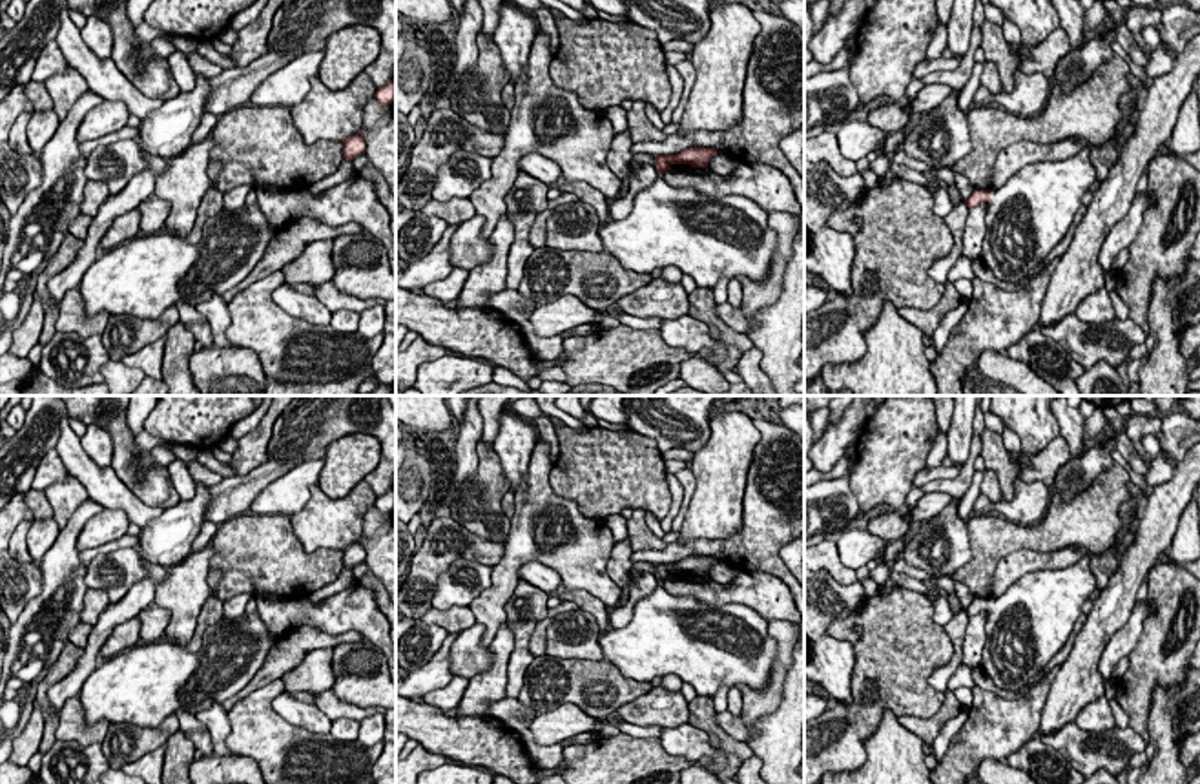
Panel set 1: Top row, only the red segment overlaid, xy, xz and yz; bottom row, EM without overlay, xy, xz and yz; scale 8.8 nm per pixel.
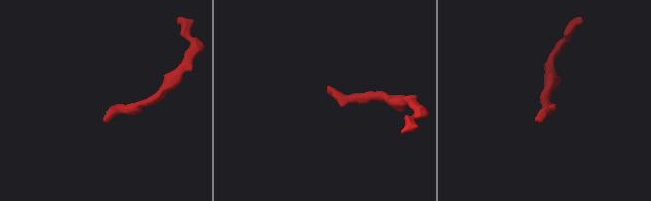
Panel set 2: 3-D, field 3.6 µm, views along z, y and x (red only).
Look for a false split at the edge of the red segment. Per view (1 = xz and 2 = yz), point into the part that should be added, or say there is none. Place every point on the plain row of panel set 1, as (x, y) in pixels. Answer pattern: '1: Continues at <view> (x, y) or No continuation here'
1: Continues at xz (704, 646)
2: Continues at yz (1025, 628)

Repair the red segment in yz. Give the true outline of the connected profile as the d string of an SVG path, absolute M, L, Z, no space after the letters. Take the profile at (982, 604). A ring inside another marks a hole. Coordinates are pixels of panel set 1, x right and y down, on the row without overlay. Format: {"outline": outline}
{"outline": "M1091 554L1063 569L1025 574L999 598L979 598L968 618L985 611L983 671L999 689L1018 693L1069 640L1081 605L1096 589Z"}

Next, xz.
{"outline": "M689 556L677 563L651 563L657 589L636 602L626 627L611 627L598 638L604 660L636 682L677 675L695 687L697 696L713 698L722 686L739 684L766 689L779 655L766 618L748 605L711 607L664 589L671 573L706 576L717 562L715 556Z"}

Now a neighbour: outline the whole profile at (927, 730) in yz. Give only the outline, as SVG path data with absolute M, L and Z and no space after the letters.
M947 689L945 702L934 717L921 718L921 717L905 715L905 717L899 717L897 720L903 727L917 735L923 740L923 744L932 744L939 735L939 731L943 729L943 726L948 720L956 718L961 711L963 707L956 698L954 691Z

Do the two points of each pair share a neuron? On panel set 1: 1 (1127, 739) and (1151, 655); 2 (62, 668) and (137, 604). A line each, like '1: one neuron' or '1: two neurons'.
1: two neurons
2: two neurons

